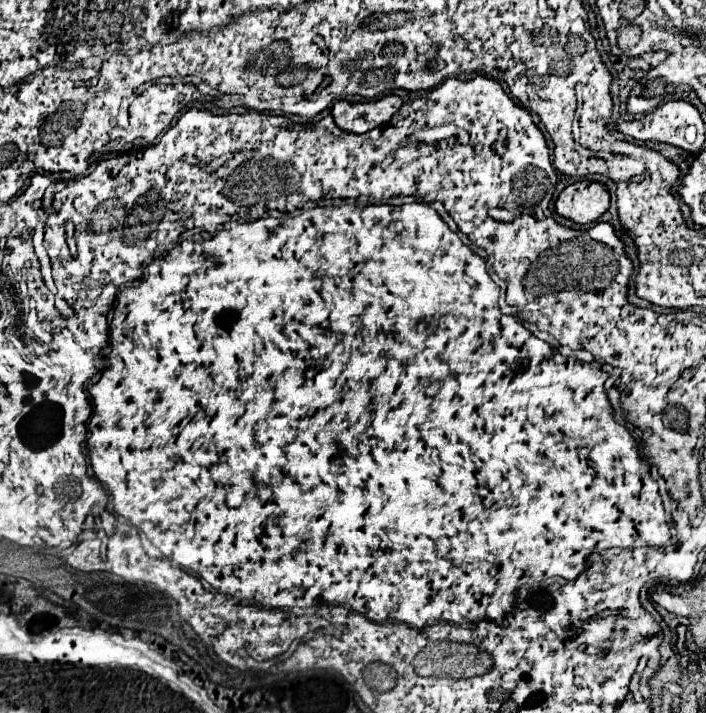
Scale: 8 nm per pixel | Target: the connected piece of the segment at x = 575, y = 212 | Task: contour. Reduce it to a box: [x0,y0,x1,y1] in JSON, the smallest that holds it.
[555,180,609,224]

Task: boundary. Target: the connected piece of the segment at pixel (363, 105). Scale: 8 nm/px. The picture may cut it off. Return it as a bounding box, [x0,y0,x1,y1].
[333,96,403,134]

